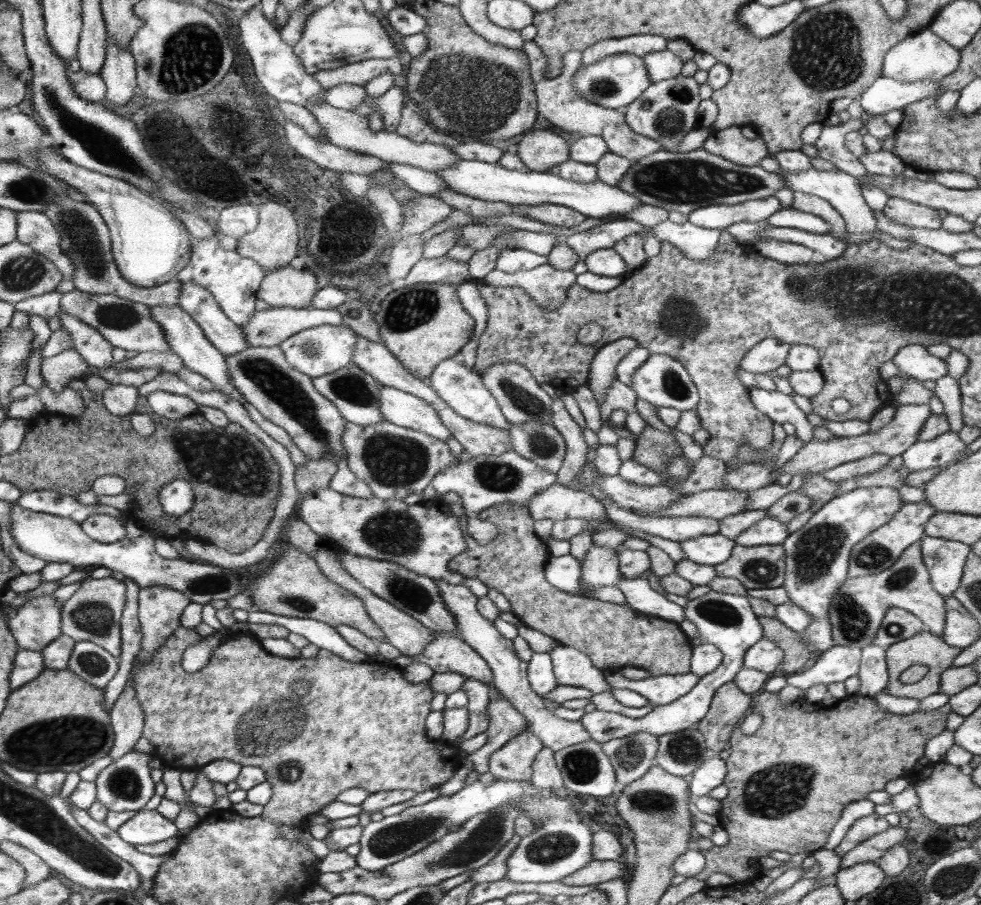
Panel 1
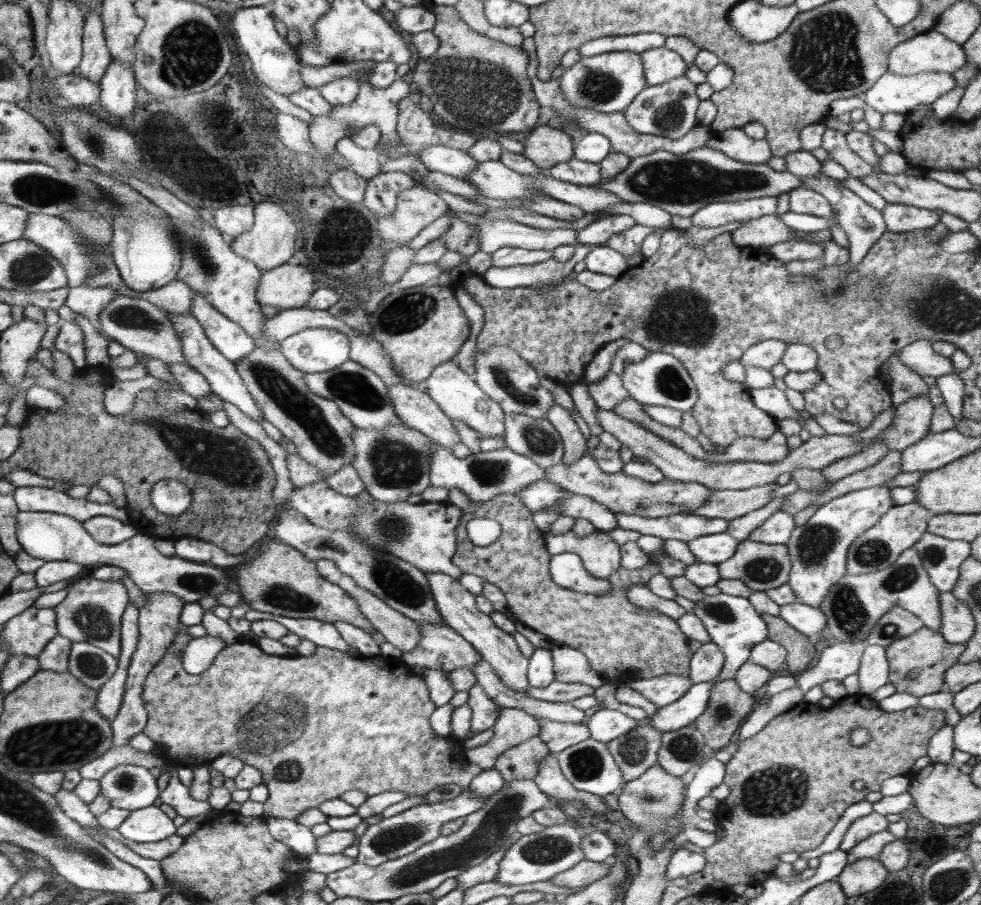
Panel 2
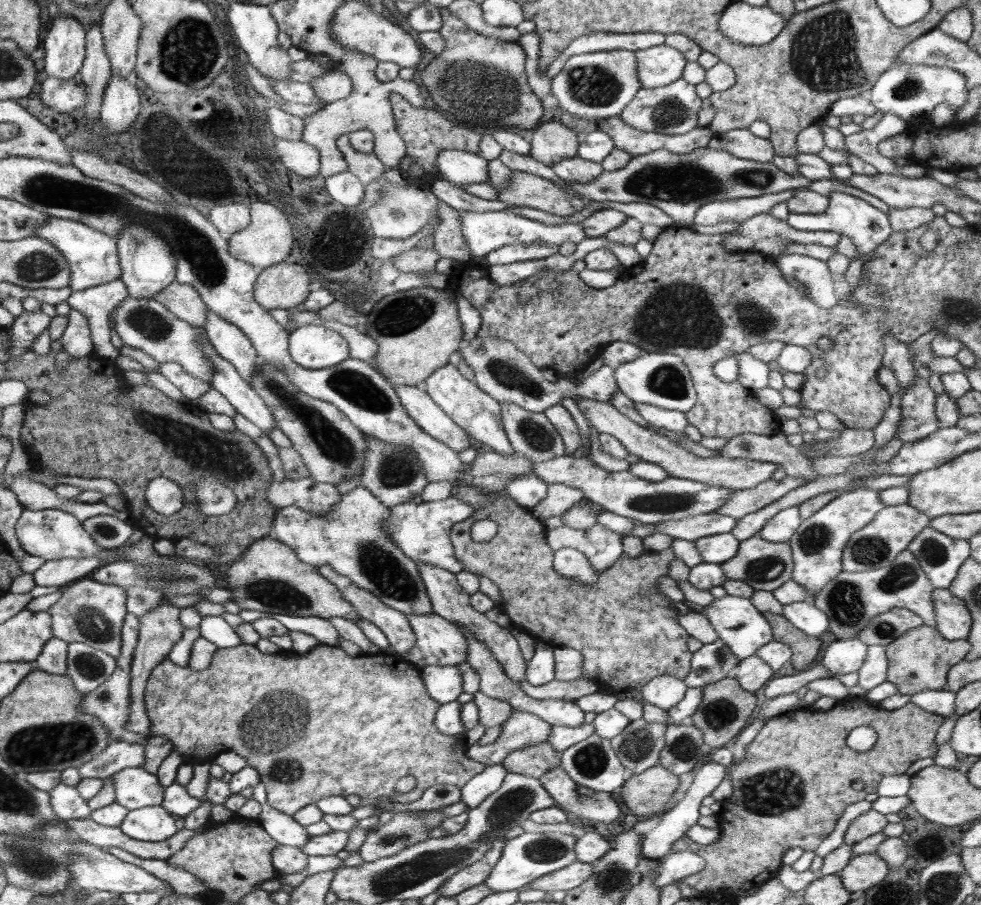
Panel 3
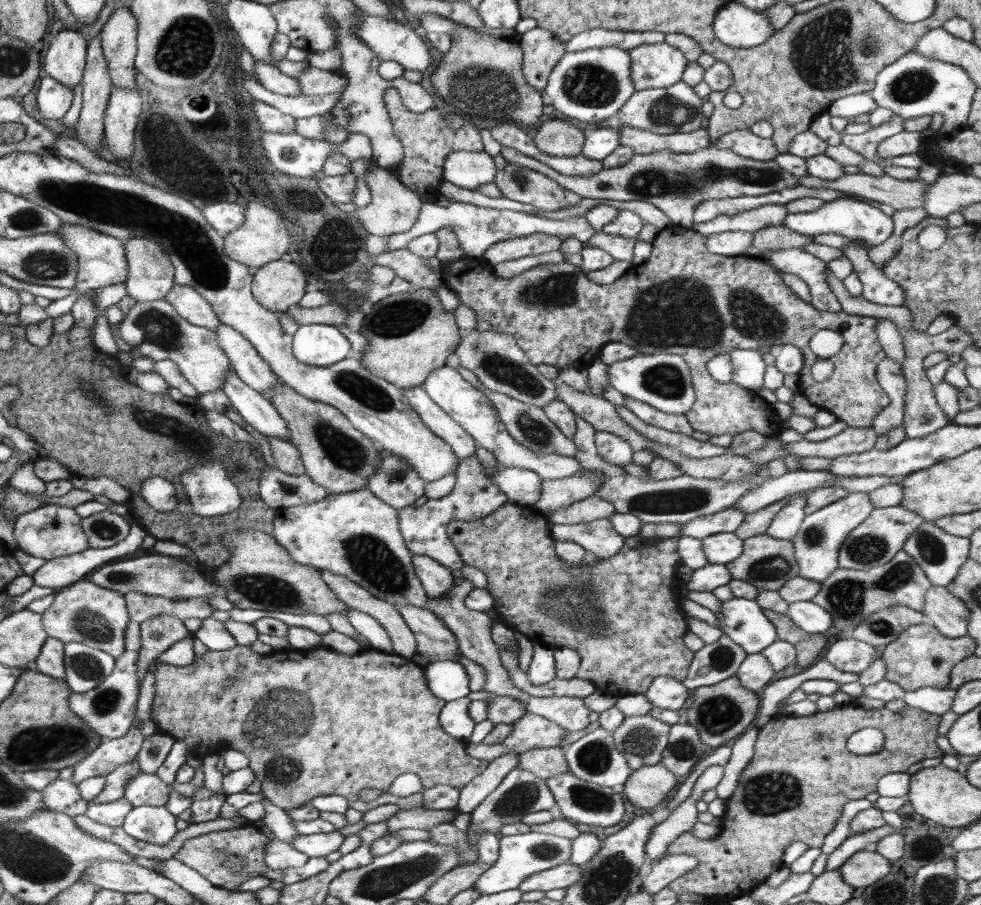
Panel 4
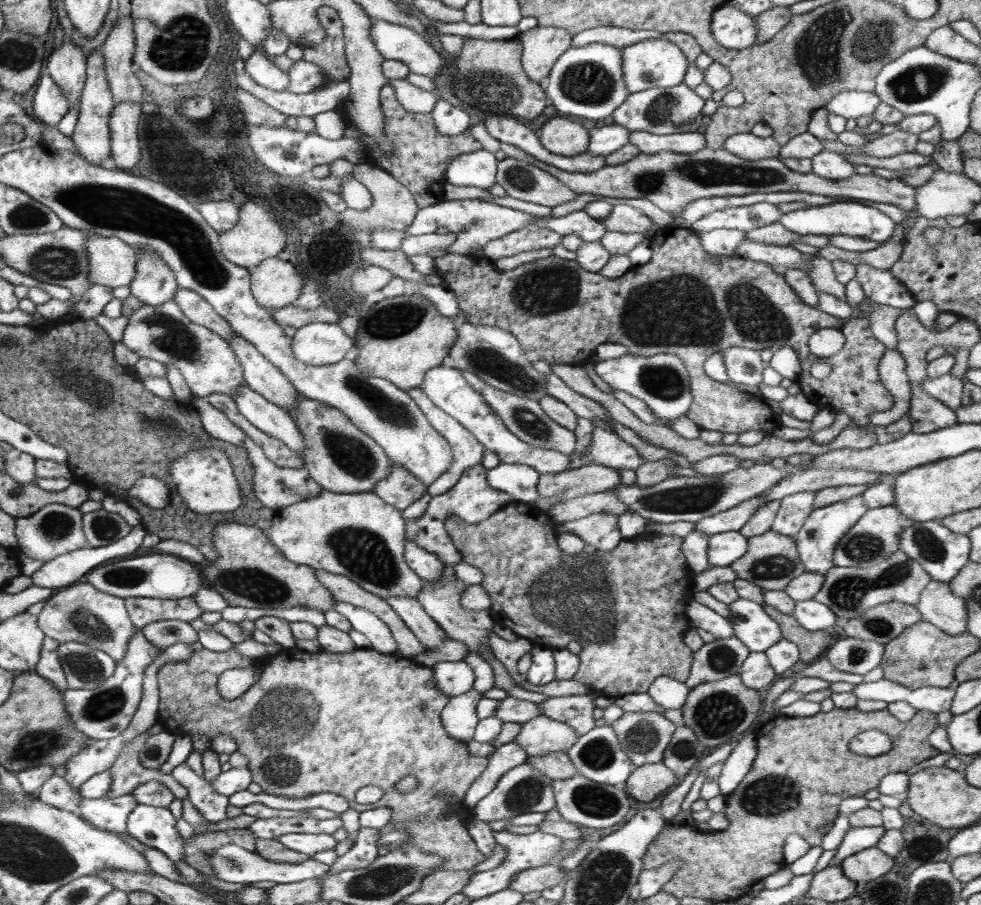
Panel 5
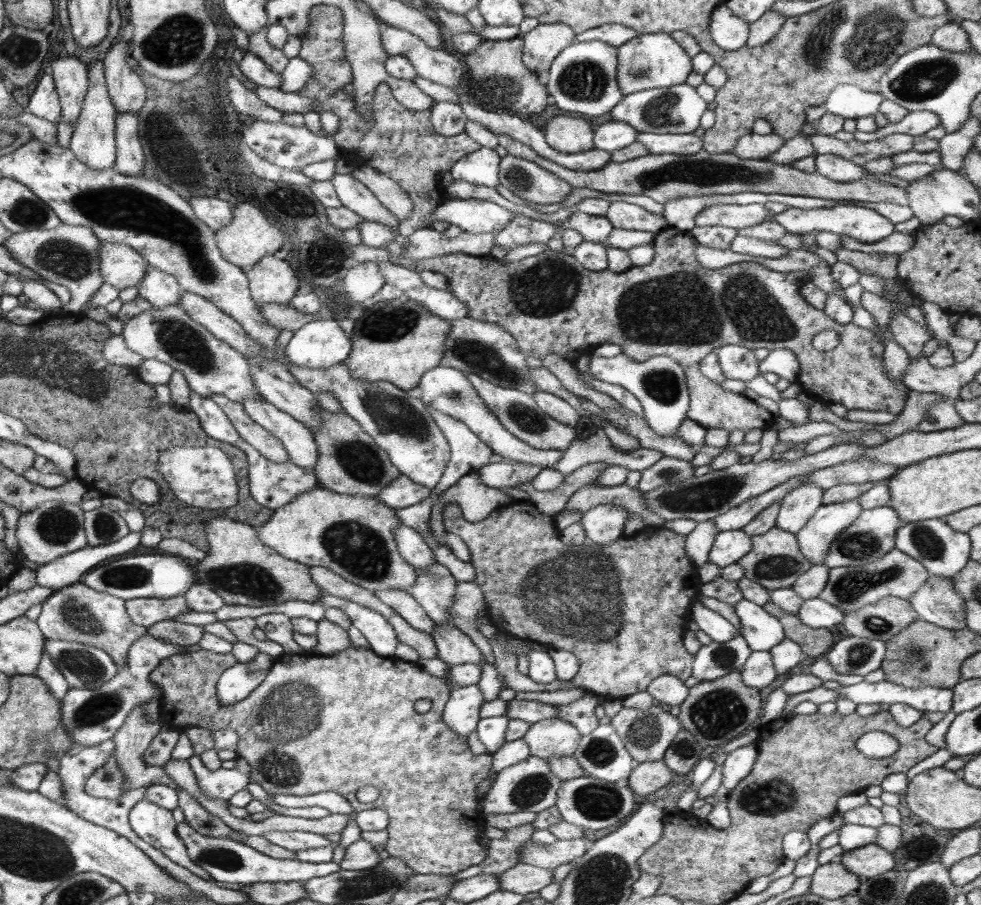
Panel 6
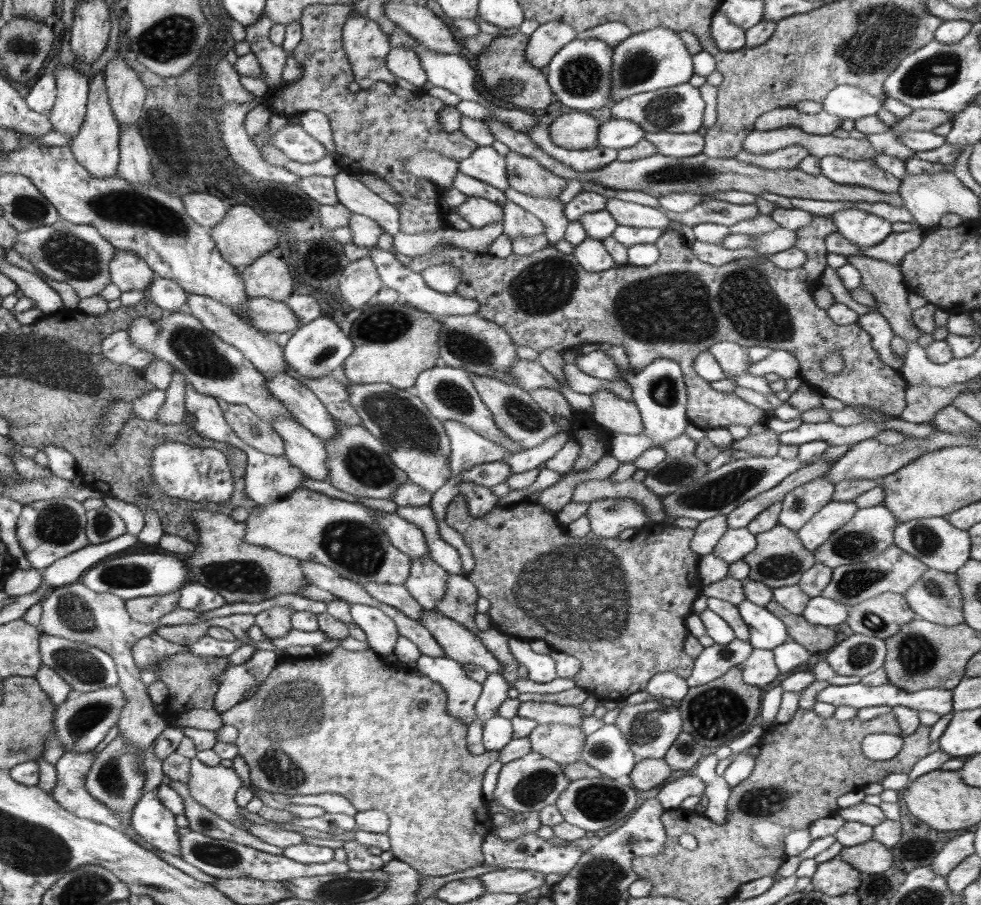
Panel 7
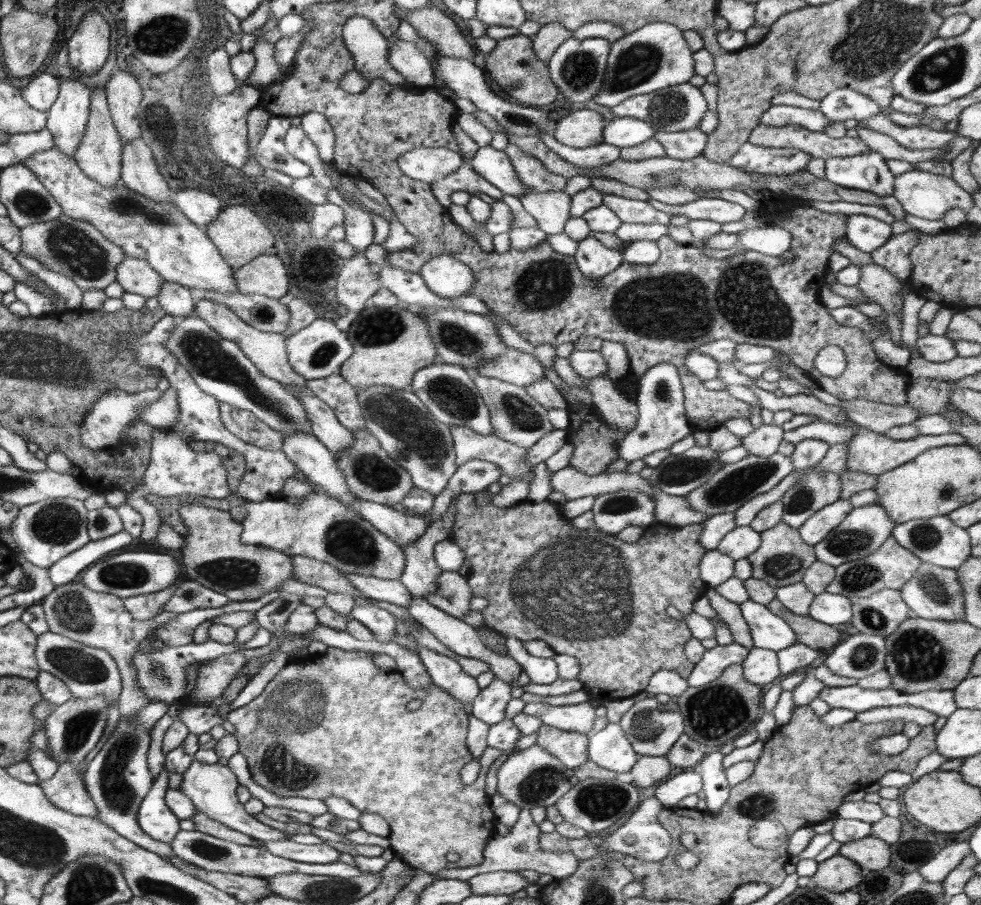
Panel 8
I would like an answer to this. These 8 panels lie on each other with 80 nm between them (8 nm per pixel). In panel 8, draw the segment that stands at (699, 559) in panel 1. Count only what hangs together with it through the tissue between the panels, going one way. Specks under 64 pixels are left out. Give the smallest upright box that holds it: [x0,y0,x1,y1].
[717,525,761,561]

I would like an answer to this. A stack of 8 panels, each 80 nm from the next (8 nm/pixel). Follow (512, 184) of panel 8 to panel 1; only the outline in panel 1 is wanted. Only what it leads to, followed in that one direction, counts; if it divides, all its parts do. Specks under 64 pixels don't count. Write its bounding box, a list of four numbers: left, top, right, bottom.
[308,100,461,171]

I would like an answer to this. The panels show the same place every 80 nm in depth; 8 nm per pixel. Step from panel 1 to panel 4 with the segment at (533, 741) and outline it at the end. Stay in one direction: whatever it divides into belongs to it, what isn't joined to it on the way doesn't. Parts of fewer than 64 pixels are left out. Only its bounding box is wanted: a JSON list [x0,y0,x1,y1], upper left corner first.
[516,746,569,779]

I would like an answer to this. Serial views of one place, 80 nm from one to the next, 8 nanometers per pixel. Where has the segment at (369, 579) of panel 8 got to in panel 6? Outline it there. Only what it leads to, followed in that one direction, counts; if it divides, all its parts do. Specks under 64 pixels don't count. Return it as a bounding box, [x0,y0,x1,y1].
[374,590,435,635]

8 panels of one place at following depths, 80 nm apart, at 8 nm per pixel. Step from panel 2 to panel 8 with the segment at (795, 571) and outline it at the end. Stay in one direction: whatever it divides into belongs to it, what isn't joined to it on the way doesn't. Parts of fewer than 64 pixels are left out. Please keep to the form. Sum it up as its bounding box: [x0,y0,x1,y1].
[798,499,853,547]

